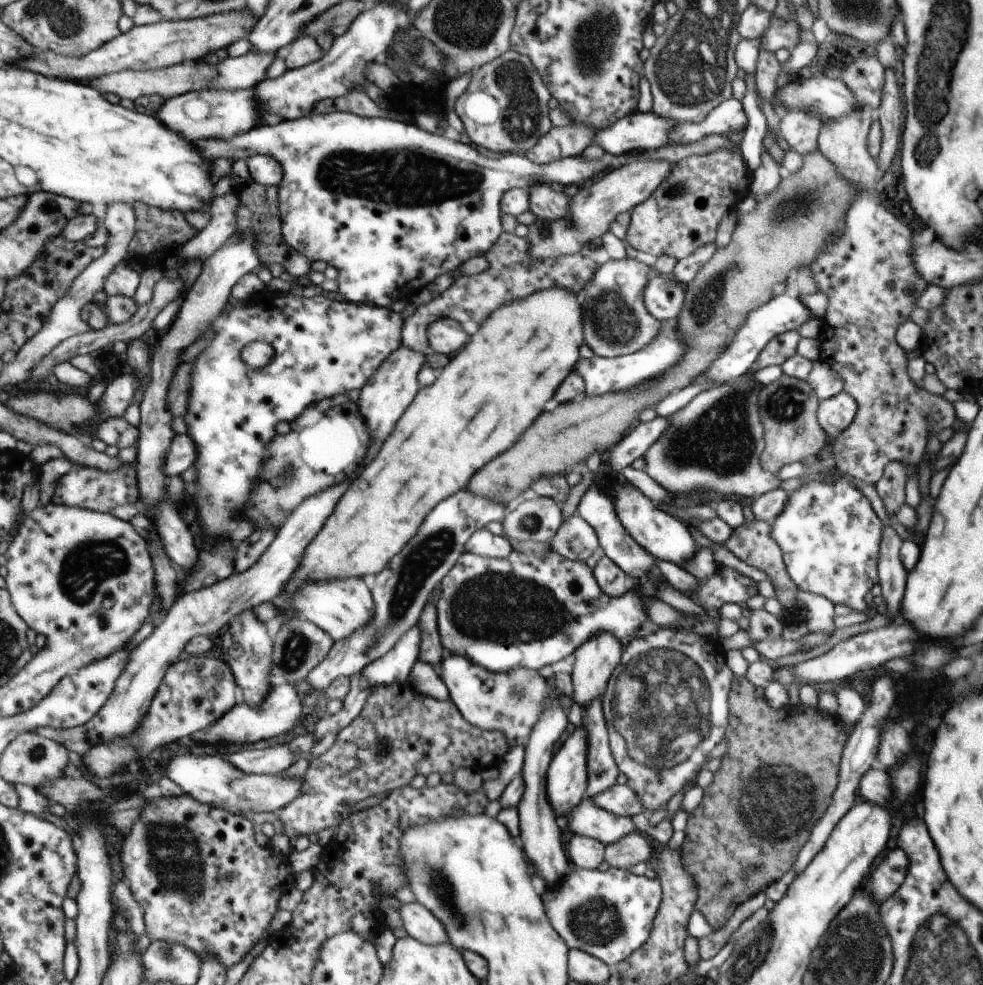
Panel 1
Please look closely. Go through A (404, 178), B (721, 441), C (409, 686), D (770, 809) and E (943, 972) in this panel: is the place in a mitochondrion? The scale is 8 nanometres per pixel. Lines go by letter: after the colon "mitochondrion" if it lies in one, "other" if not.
A: mitochondrion
B: mitochondrion
C: other
D: mitochondrion
E: mitochondrion

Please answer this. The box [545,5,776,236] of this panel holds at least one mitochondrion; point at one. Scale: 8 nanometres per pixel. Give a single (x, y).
(594, 46)

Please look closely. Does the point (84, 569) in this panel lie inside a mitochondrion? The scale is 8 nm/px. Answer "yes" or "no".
yes

